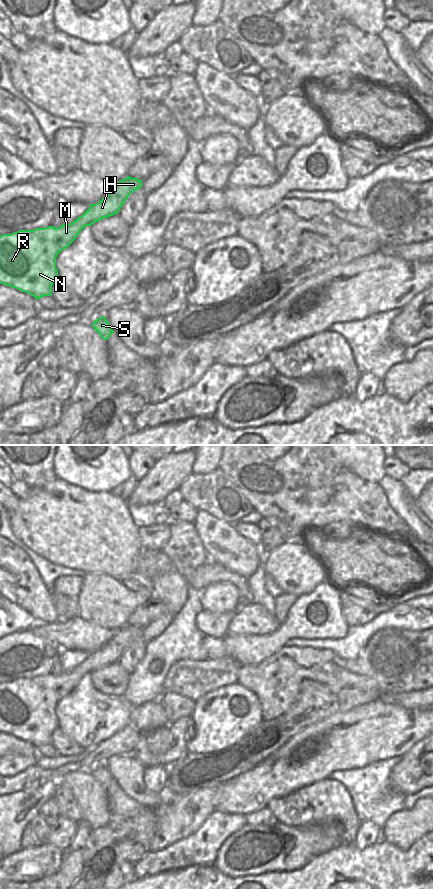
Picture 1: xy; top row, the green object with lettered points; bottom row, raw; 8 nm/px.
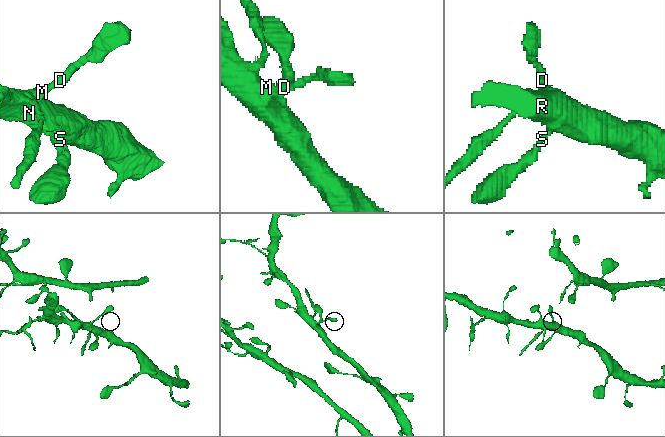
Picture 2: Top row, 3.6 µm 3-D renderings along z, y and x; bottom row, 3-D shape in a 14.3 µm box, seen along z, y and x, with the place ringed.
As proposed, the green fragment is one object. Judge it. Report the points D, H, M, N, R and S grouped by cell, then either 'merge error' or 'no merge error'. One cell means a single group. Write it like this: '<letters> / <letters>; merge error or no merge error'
D H M N R S; no merge error

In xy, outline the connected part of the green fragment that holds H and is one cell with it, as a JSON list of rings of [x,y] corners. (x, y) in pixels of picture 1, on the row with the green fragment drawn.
[[[123,178],[114,184],[107,196],[90,207],[69,224],[62,224],[55,228],[35,228],[33,230],[19,230],[11,234],[0,236],[0,284],[15,288],[33,296],[36,300],[43,296],[50,296],[52,285],[58,280],[56,257],[59,252],[70,246],[85,226],[118,214],[126,199],[142,185],[142,180]]]

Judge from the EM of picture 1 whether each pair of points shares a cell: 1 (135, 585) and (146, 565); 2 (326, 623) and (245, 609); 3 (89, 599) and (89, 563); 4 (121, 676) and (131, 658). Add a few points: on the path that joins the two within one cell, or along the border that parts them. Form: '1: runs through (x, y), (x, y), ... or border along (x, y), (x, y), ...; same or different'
1: border along (136, 571), (151, 580); different
2: border along (280, 624), (270, 633), (258, 635); different
3: border along (86, 573), (104, 573), (112, 577); different
4: border along (117, 662), (129, 674); different

